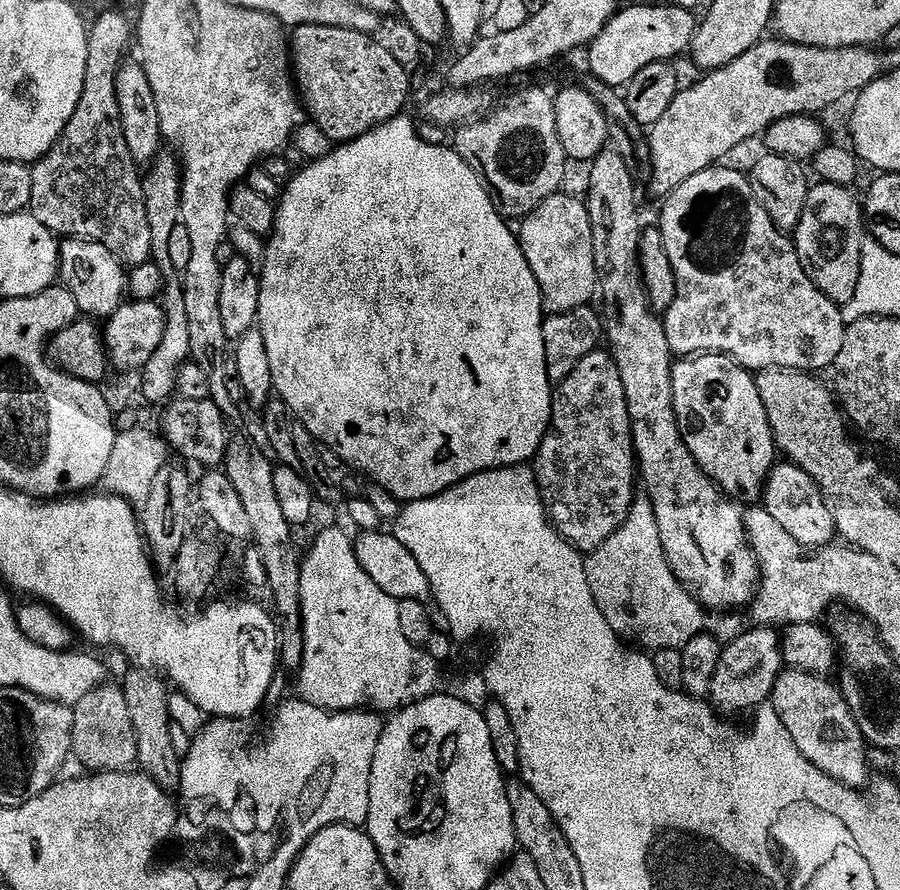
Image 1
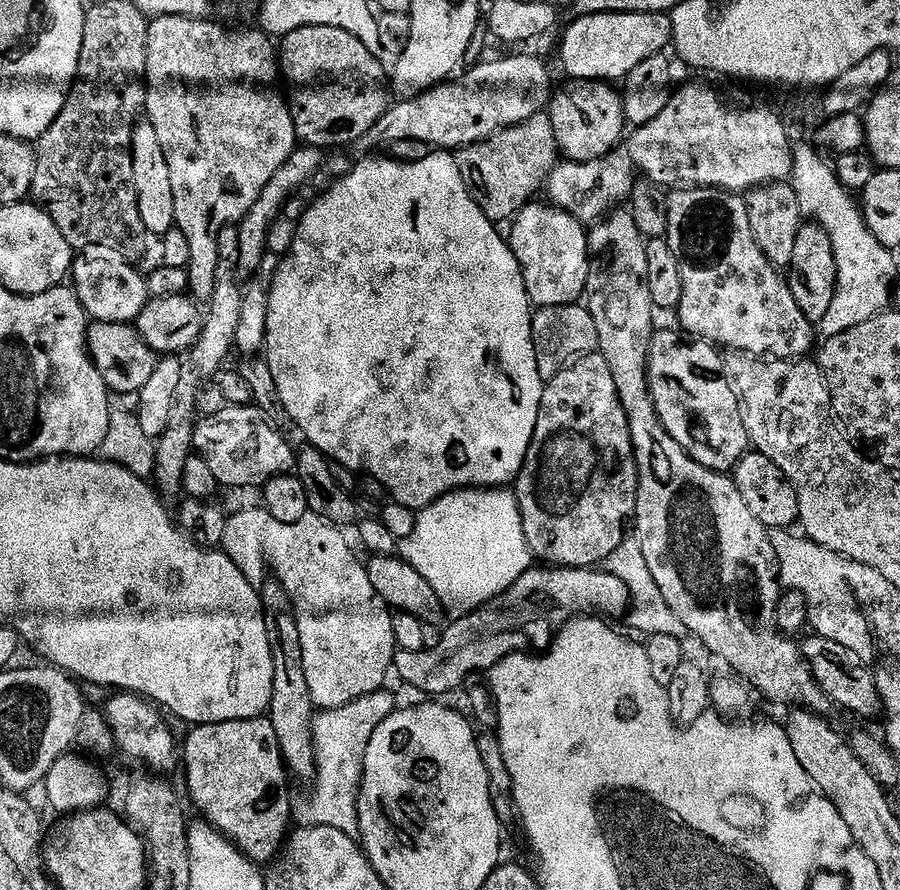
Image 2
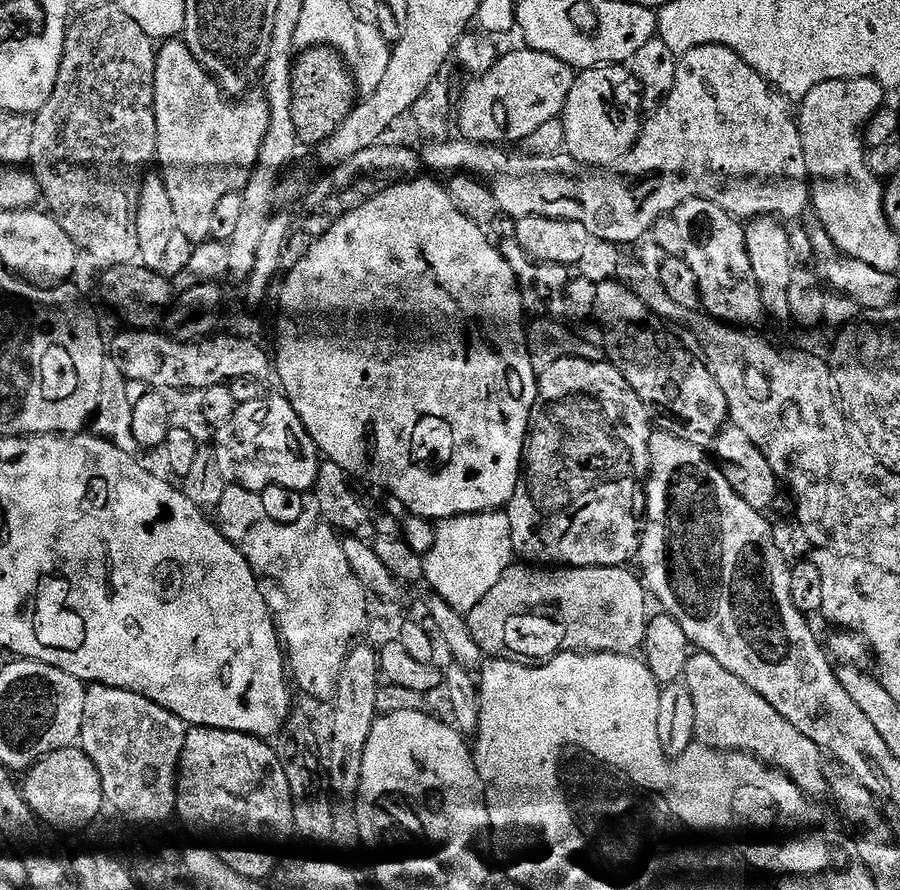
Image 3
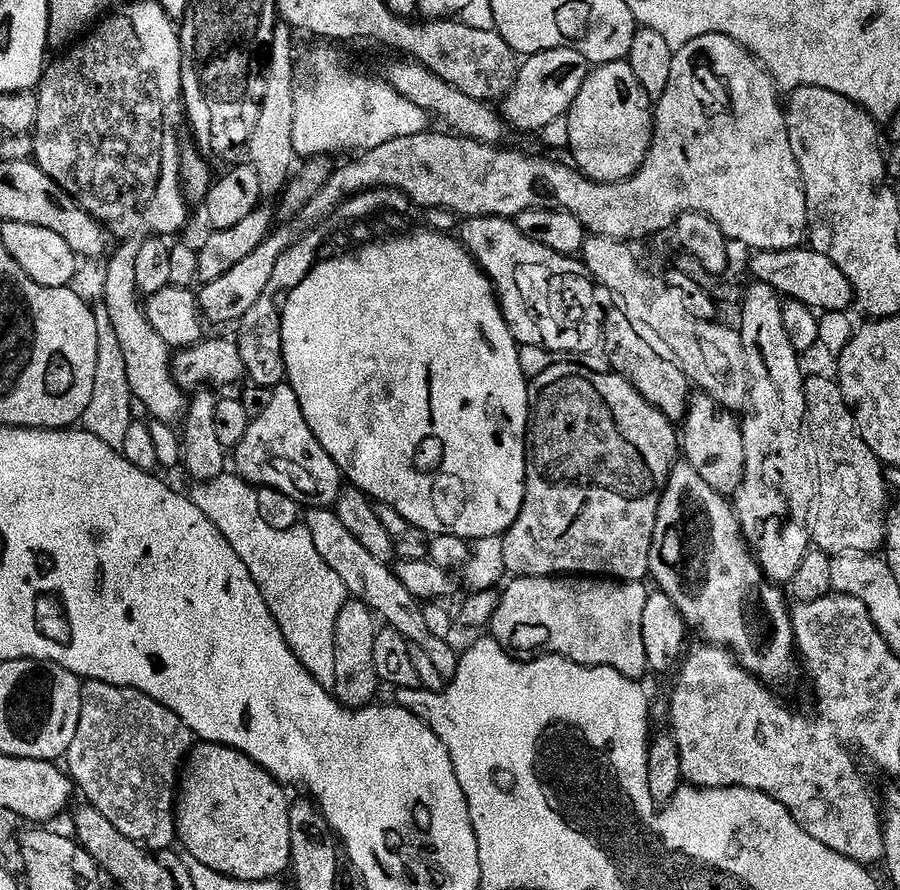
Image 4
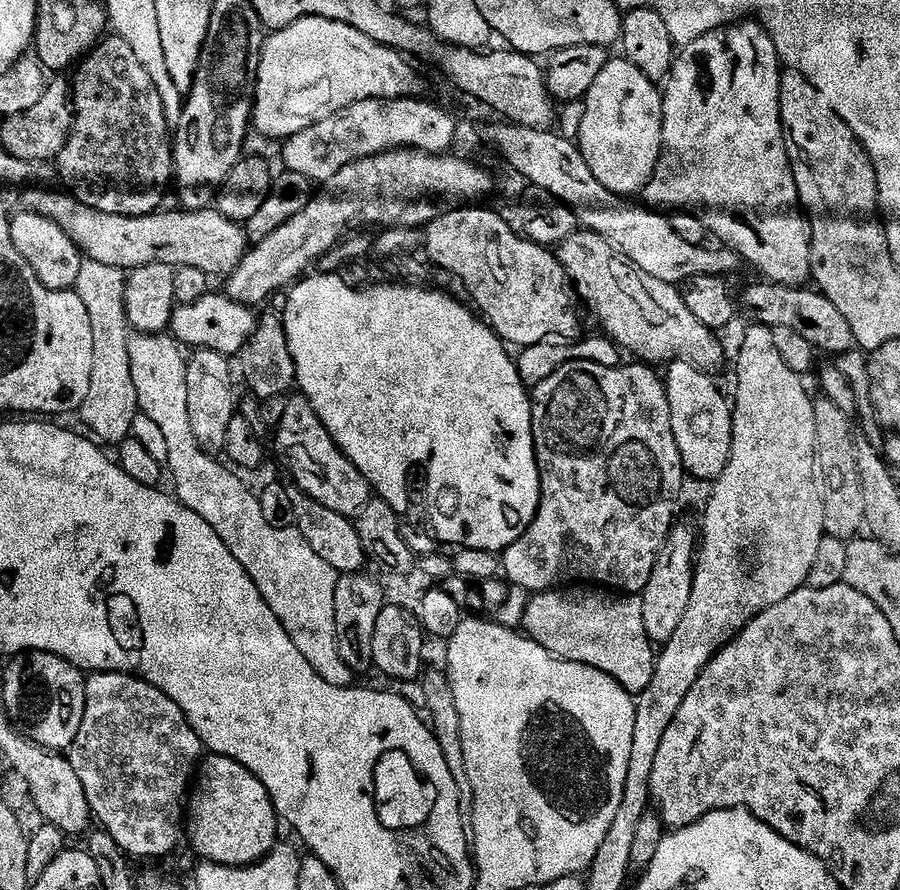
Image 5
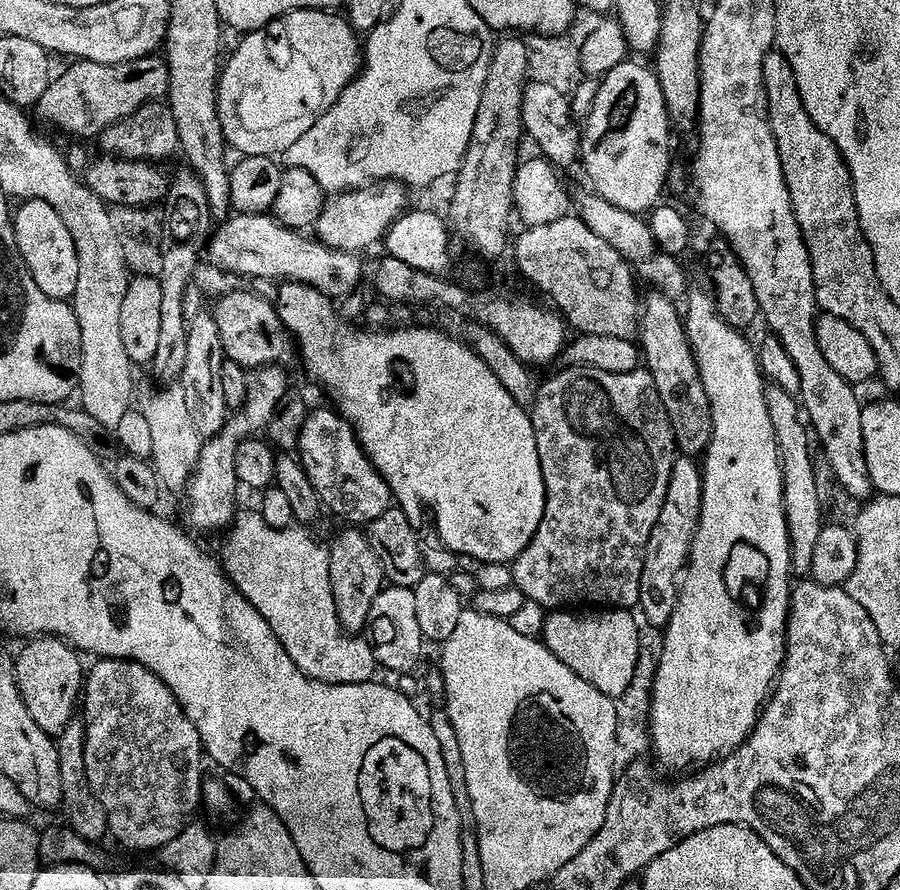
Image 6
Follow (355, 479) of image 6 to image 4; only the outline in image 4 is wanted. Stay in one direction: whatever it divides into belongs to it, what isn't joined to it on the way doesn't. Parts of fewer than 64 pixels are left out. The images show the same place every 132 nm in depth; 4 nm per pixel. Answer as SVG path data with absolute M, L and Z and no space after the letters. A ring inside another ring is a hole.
M283 382L271 389L269 396L268 405L257 416L255 413L246 438L234 449L235 471L249 484L282 490L282 494L290 494L309 509L331 509L342 491L340 467L322 450L322 442L314 438L292 385Z

